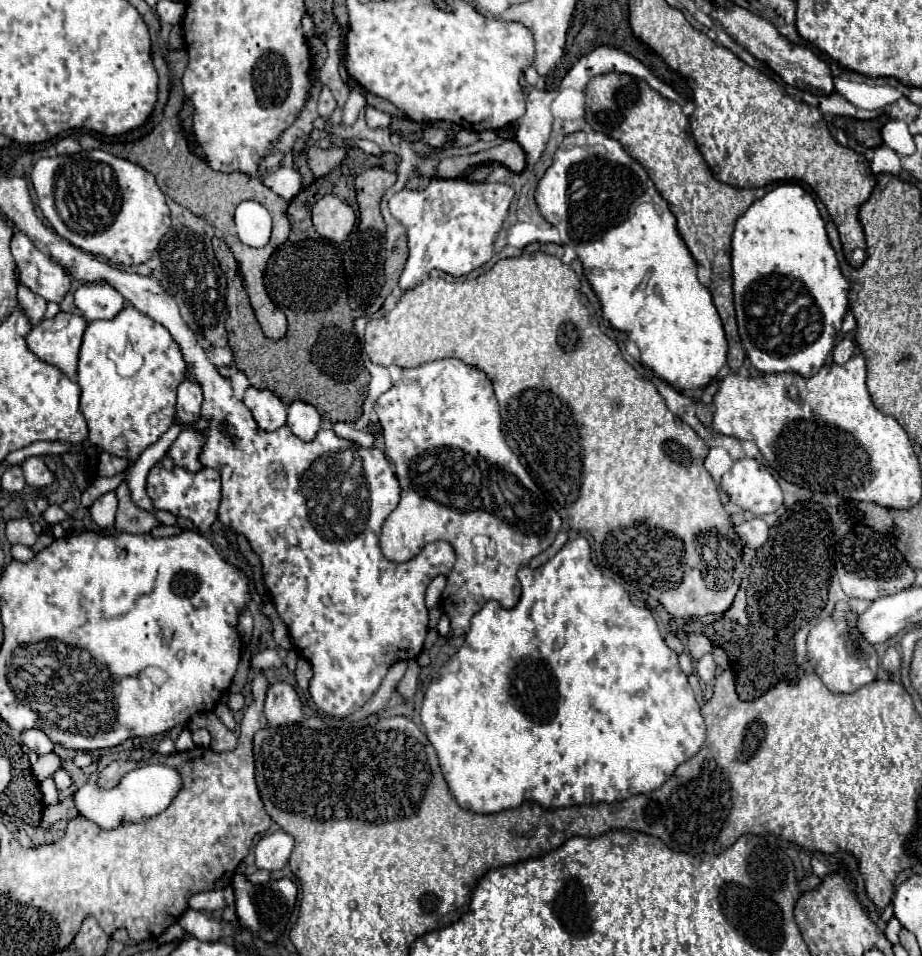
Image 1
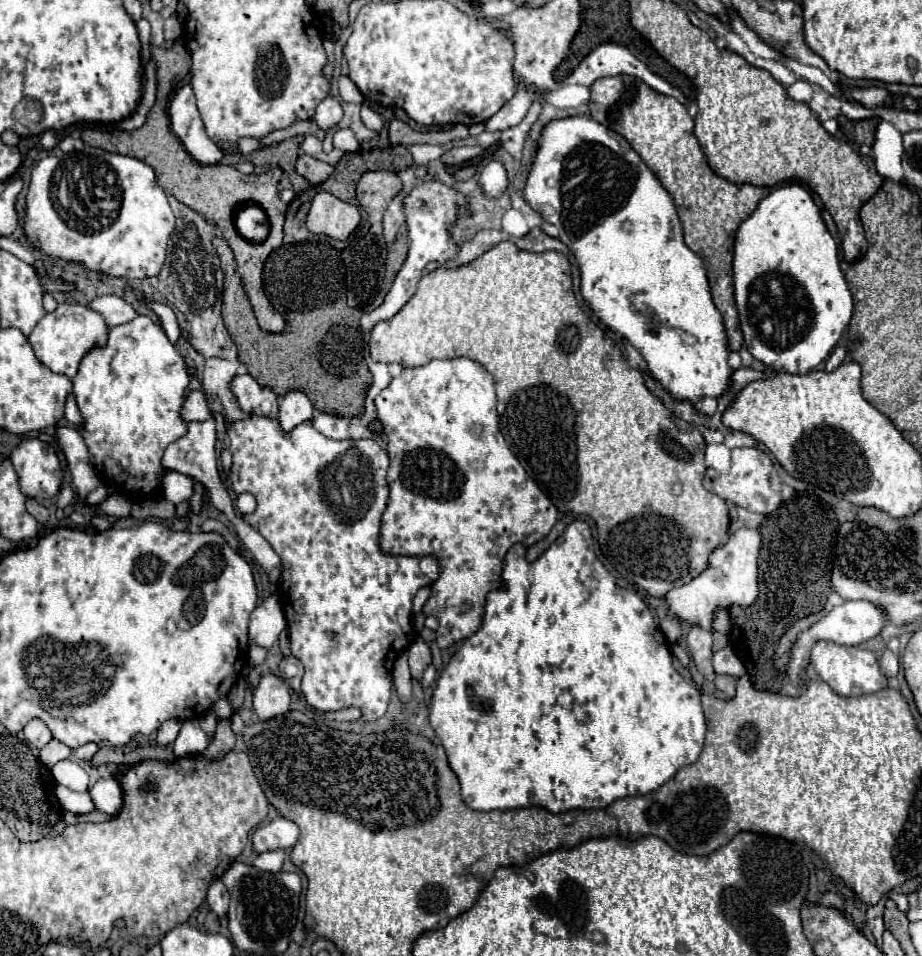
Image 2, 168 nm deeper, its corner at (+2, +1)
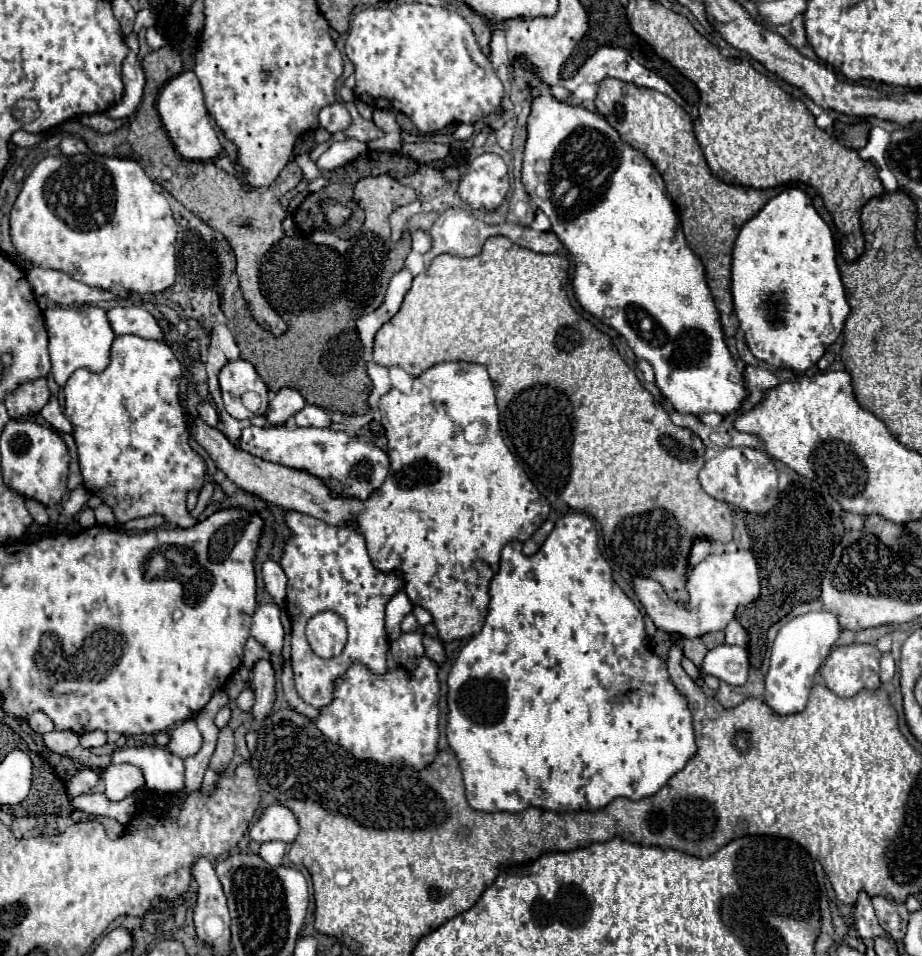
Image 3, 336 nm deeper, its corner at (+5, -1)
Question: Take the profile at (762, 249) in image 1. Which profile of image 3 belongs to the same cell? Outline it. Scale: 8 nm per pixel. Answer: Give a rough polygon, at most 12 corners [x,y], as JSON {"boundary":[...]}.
{"boundary":[[786,188],[734,244],[750,352],[812,368],[850,306],[834,238]]}

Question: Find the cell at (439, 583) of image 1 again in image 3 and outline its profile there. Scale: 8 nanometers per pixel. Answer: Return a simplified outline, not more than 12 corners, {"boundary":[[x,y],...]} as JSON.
{"boundary":[[398,592],[386,606],[386,630],[396,640],[400,622],[412,612],[404,592]]}

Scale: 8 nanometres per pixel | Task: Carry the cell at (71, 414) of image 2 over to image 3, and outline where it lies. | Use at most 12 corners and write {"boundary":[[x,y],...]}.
{"boundary":[[98,306],[48,308],[48,354],[62,388],[102,372],[114,332]]}

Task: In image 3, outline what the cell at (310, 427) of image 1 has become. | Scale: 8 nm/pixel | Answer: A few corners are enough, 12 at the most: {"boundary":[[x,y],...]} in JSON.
{"boundary":[[282,388],[270,400],[266,418],[286,424],[306,406],[302,394]]}

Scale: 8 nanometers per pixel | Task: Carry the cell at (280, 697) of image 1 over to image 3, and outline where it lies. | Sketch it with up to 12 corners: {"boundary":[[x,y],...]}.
{"boundary":[[268,660],[252,668],[252,716],[264,720],[276,700],[276,672]]}

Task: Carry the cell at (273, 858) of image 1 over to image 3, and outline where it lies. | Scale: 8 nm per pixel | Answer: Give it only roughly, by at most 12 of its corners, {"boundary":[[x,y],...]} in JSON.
{"boundary":[[280,804],[268,806],[250,828],[258,844],[292,844],[296,816]]}

